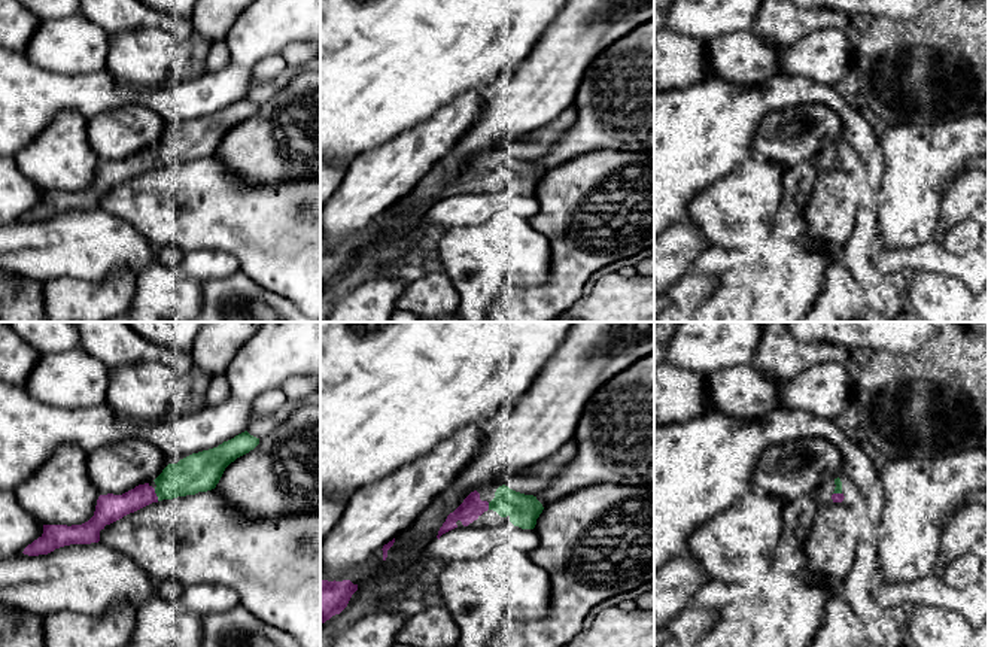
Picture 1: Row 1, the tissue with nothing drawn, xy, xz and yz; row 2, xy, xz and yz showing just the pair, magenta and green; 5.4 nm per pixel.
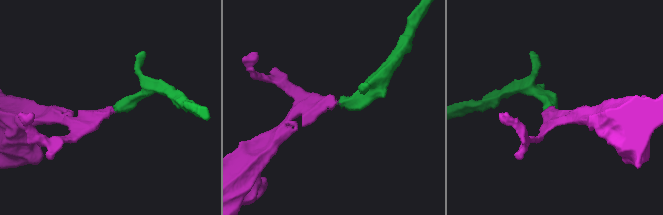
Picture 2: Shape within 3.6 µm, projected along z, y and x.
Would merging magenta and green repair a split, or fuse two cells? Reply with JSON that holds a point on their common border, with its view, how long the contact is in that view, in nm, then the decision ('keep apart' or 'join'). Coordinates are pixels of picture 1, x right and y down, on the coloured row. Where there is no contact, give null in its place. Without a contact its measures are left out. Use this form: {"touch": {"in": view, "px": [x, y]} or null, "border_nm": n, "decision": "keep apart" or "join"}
{"touch": {"in": "xy", "px": [155, 495]}, "border_nm": 70, "decision": "join"}

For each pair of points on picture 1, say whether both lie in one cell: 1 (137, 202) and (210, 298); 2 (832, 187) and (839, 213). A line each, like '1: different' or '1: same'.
1: different
2: same

